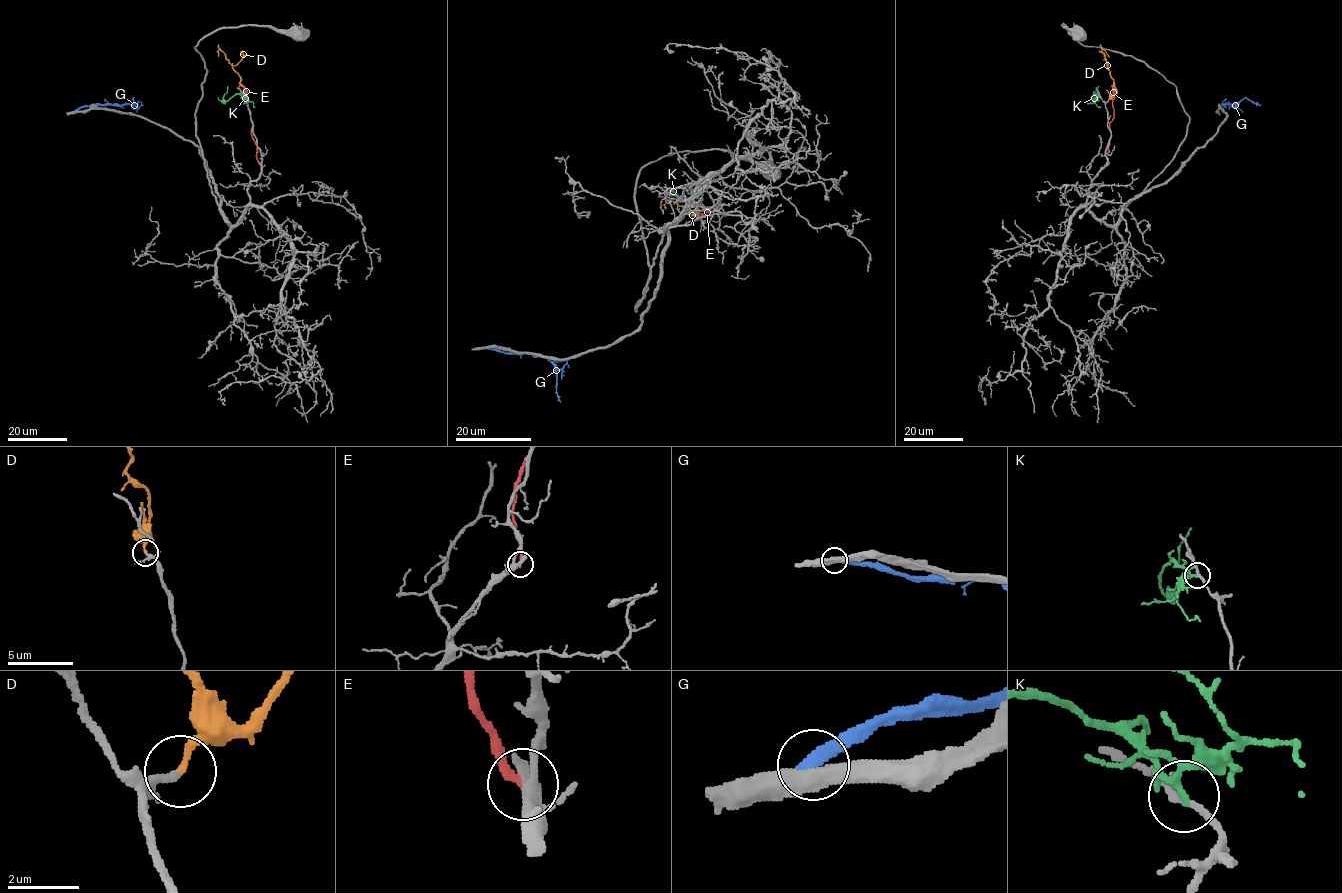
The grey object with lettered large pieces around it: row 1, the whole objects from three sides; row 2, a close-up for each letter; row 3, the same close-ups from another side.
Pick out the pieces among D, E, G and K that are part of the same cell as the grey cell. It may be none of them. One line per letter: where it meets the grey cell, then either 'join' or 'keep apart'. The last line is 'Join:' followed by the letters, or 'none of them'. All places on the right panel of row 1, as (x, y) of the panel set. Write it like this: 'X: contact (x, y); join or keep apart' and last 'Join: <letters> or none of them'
D: contact (1108, 101); join
E: contact (1107, 165); keep apart
G: contact (1218, 111); keep apart
K: contact (1100, 97); keep apart
Join: D

